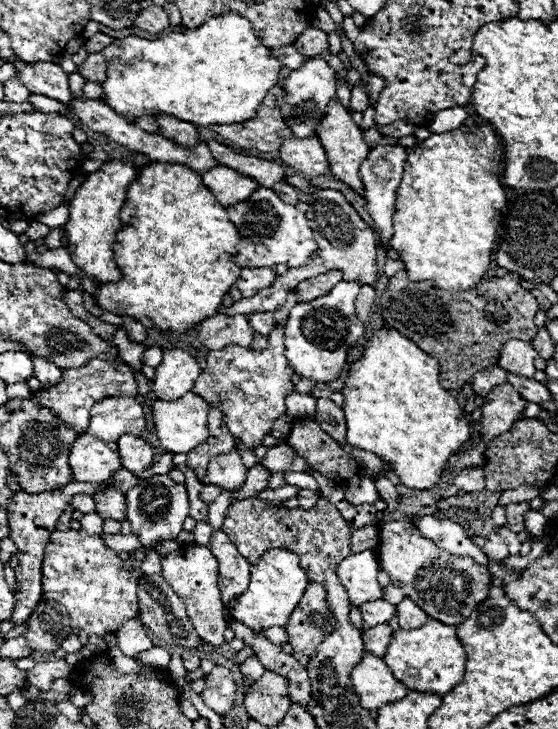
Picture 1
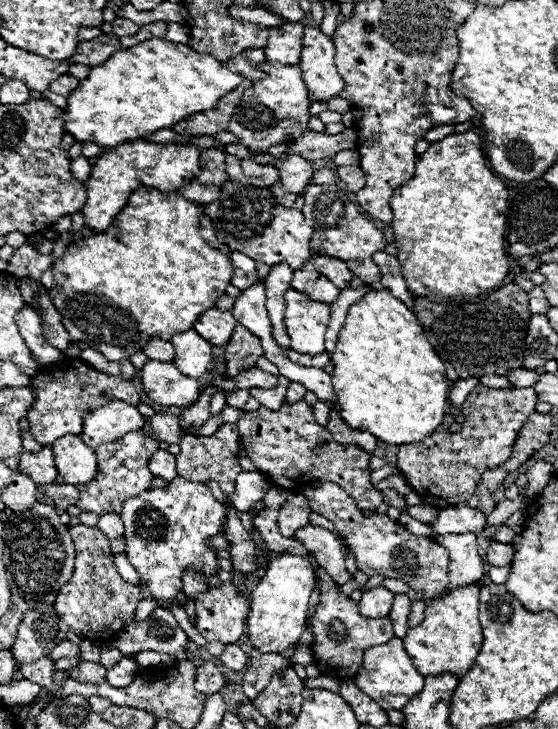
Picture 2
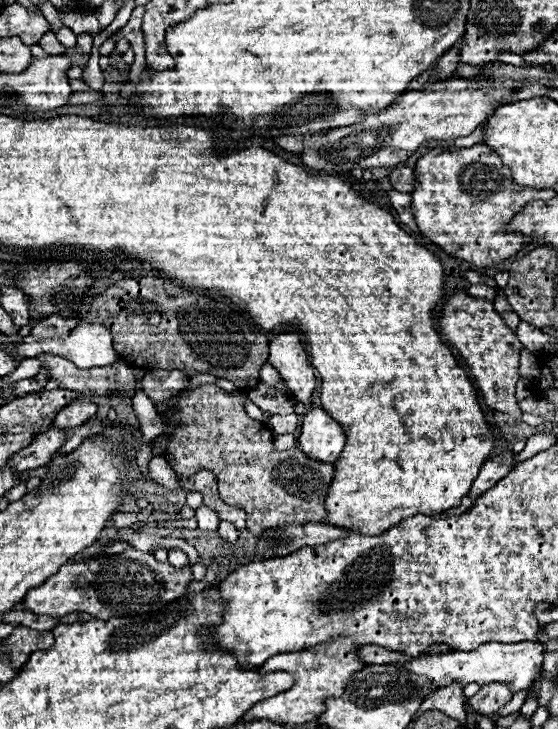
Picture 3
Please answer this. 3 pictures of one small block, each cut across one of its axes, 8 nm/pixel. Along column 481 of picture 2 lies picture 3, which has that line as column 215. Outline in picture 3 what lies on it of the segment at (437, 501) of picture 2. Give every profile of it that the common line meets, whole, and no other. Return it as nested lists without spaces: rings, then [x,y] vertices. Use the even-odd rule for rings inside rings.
[[[214,384],[198,386],[182,394],[178,408],[178,414],[172,416],[166,422],[180,424],[178,428],[172,430],[172,442],[166,452],[168,464],[174,468],[178,476],[192,476],[200,468],[212,470],[218,482],[218,494],[226,504],[240,506],[246,512],[246,530],[252,532],[256,538],[268,530],[268,528],[278,528],[282,524],[310,524],[310,522],[322,522],[326,518],[326,496],[330,490],[330,484],[334,480],[334,466],[324,464],[320,460],[310,460],[300,446],[292,446],[290,450],[276,450],[272,442],[264,442],[268,438],[268,428],[264,422],[258,422],[246,414],[244,402],[246,402],[246,392],[224,392]]]

